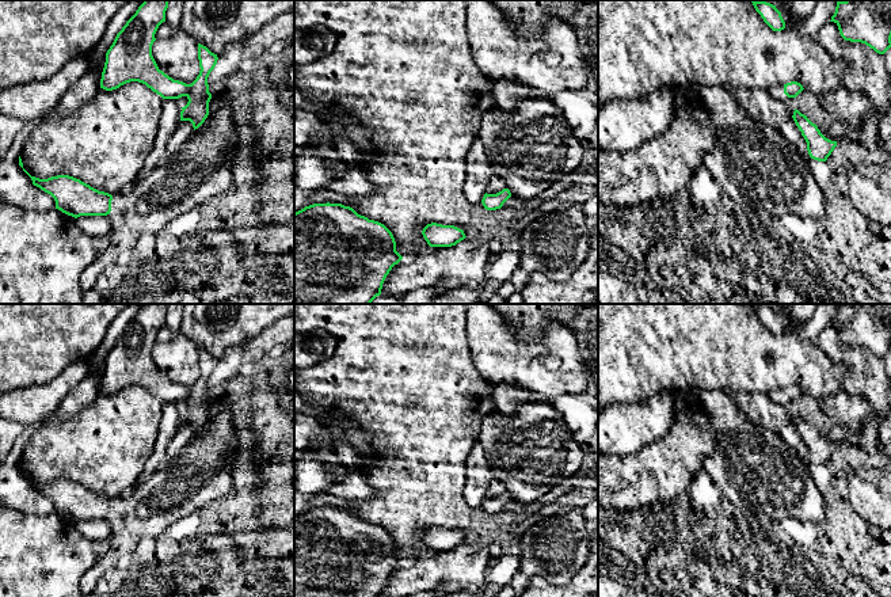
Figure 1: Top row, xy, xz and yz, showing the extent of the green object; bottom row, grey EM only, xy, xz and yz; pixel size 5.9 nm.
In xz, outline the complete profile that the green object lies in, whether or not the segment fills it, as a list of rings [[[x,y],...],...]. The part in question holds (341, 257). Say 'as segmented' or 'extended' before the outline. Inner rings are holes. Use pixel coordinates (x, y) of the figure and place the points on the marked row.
as segmented; [[[313,204],[294,213],[294,304],[370,304],[403,256],[381,223],[342,204]]]

